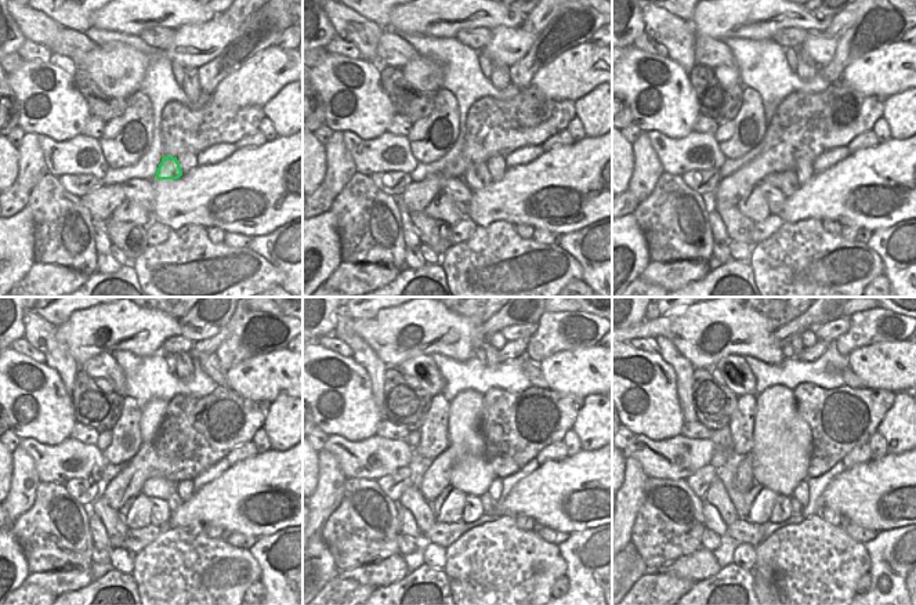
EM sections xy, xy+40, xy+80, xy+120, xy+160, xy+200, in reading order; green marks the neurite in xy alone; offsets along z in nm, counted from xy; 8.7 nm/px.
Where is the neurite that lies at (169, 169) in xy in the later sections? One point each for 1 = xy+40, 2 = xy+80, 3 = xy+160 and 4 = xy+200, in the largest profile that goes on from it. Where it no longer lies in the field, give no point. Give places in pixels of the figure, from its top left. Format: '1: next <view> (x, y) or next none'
1: next xy+40 (477, 177)
2: next xy+80 (789, 184)
3: next xy+160 (488, 504)
4: next xy+200 (796, 517)

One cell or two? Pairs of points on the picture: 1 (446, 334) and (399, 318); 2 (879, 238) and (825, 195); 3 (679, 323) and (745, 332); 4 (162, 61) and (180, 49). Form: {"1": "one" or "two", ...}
{"1": "one", "2": "two", "3": "one", "4": "two"}

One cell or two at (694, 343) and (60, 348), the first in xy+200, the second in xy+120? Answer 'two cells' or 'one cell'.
two cells

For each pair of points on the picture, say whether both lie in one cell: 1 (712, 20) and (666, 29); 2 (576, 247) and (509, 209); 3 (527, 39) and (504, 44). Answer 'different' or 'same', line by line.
1: different
2: different
3: same

